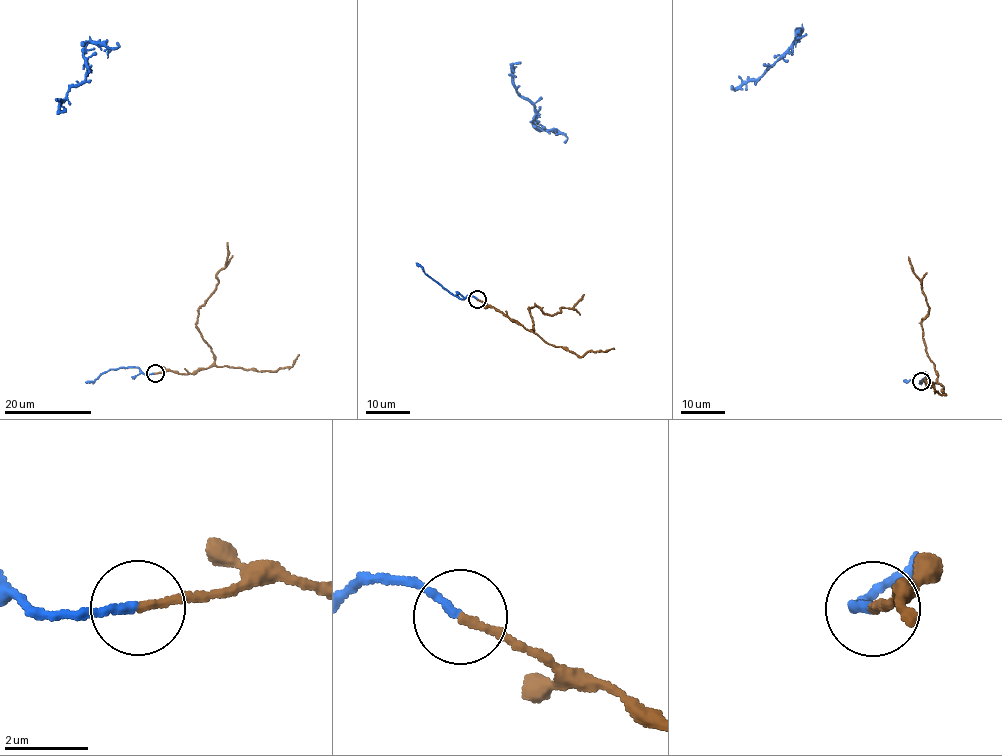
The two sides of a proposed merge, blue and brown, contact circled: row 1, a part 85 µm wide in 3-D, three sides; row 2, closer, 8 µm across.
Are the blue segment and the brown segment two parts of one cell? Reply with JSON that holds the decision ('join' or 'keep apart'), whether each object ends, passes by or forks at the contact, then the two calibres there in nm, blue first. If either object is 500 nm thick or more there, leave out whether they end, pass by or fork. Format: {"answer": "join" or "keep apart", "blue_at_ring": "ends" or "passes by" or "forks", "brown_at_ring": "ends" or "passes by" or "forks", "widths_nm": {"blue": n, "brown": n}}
{"answer": "keep apart", "blue_at_ring": "ends", "brown_at_ring": "ends", "widths_nm": {"blue": 190, "brown": 200}}

